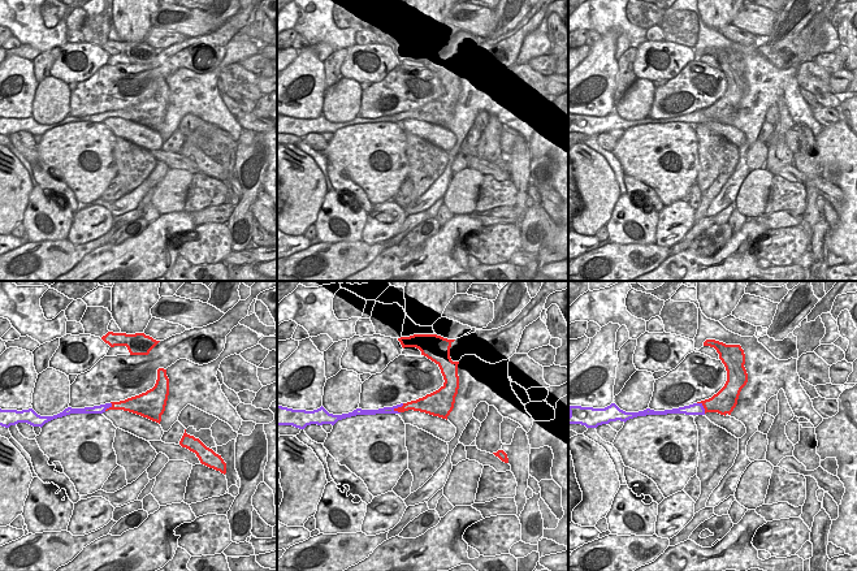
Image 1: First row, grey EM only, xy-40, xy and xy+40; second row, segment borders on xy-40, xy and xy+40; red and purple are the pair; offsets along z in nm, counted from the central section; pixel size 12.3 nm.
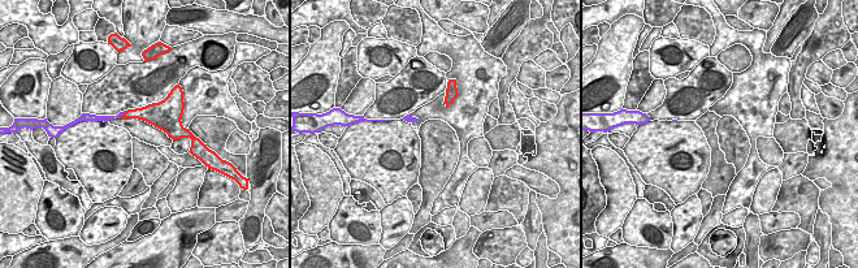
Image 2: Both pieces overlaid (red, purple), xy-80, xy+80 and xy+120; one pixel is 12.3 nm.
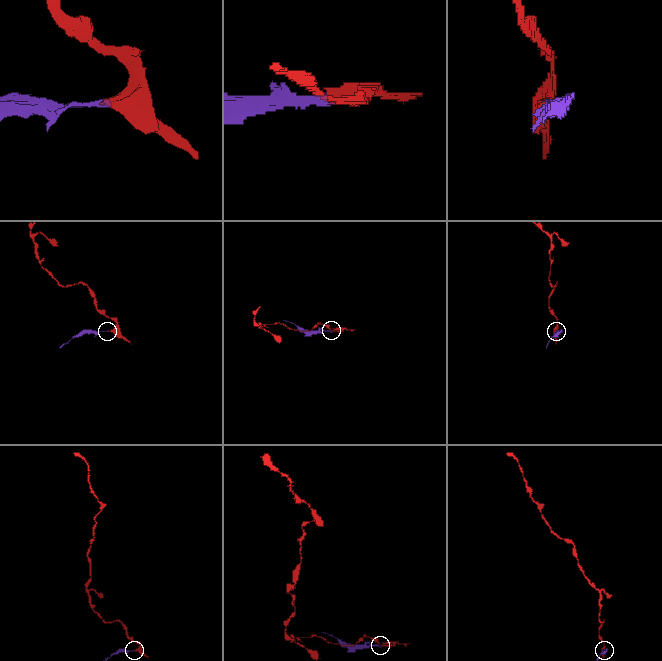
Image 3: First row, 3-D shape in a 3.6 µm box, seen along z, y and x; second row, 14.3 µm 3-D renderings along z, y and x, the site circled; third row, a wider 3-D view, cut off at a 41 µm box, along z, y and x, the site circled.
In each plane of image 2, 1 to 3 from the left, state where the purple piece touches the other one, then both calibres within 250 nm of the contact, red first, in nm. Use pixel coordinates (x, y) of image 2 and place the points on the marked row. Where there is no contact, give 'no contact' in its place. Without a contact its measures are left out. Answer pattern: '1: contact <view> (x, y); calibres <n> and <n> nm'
1: contact xy-80 (121, 115); calibres 160 and 90 nm
2: no contact
3: no contact

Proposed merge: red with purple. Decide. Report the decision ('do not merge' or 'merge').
do not merge

